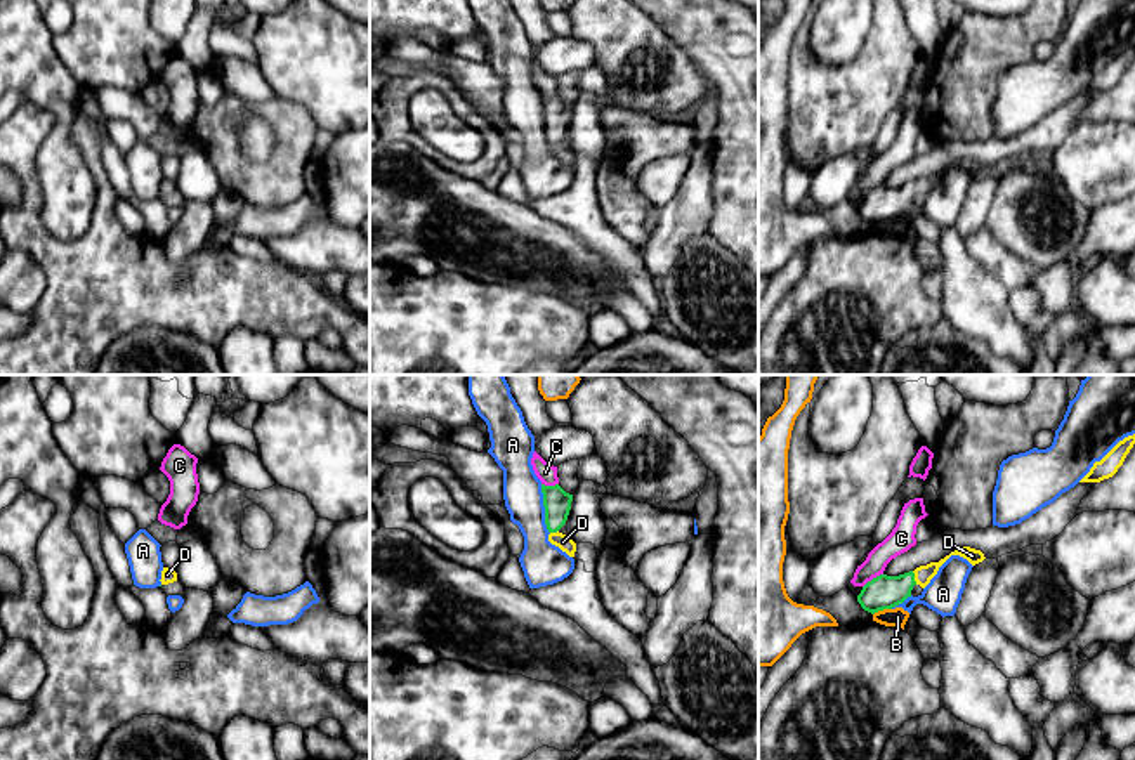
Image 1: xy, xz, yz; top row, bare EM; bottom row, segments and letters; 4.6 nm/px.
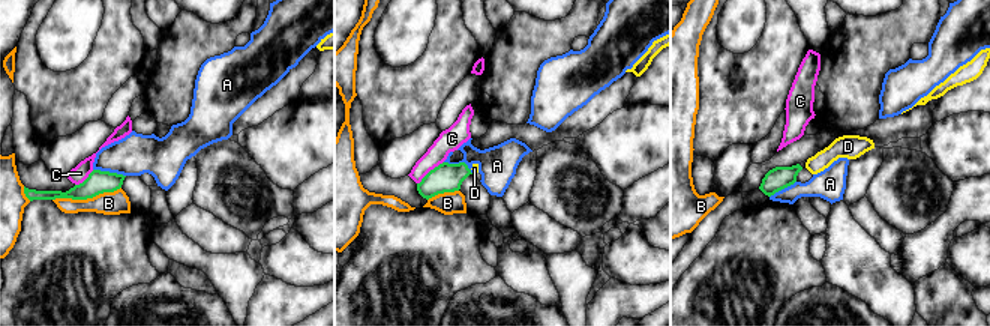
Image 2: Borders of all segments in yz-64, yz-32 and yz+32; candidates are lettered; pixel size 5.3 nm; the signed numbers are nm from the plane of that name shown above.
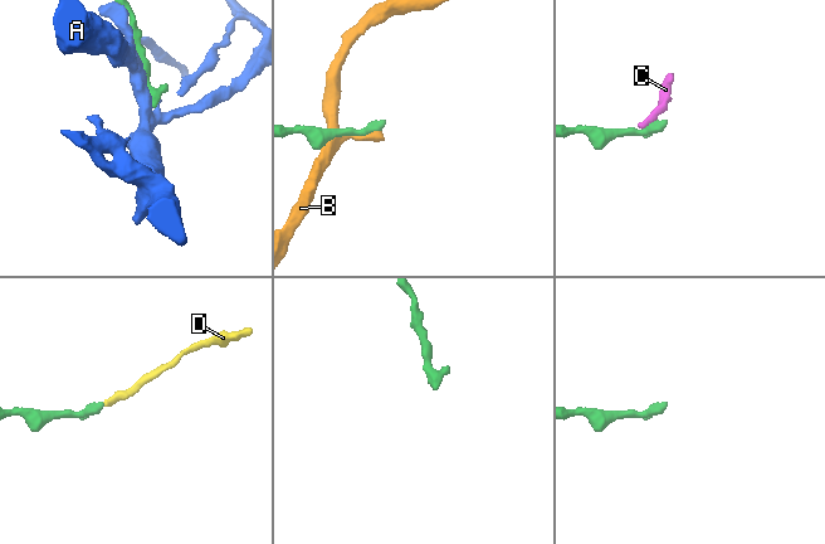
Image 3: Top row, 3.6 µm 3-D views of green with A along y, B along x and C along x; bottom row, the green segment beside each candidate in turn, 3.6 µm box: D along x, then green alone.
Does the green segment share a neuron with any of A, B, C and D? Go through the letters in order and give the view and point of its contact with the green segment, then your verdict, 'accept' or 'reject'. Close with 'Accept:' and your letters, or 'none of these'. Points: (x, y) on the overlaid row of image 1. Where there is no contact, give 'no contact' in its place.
A: contact xz (545, 509); reject
B: contact yz (882, 609); reject
C: contact yz (873, 578); reject
D: contact yz (913, 578); accept
Accept: D

